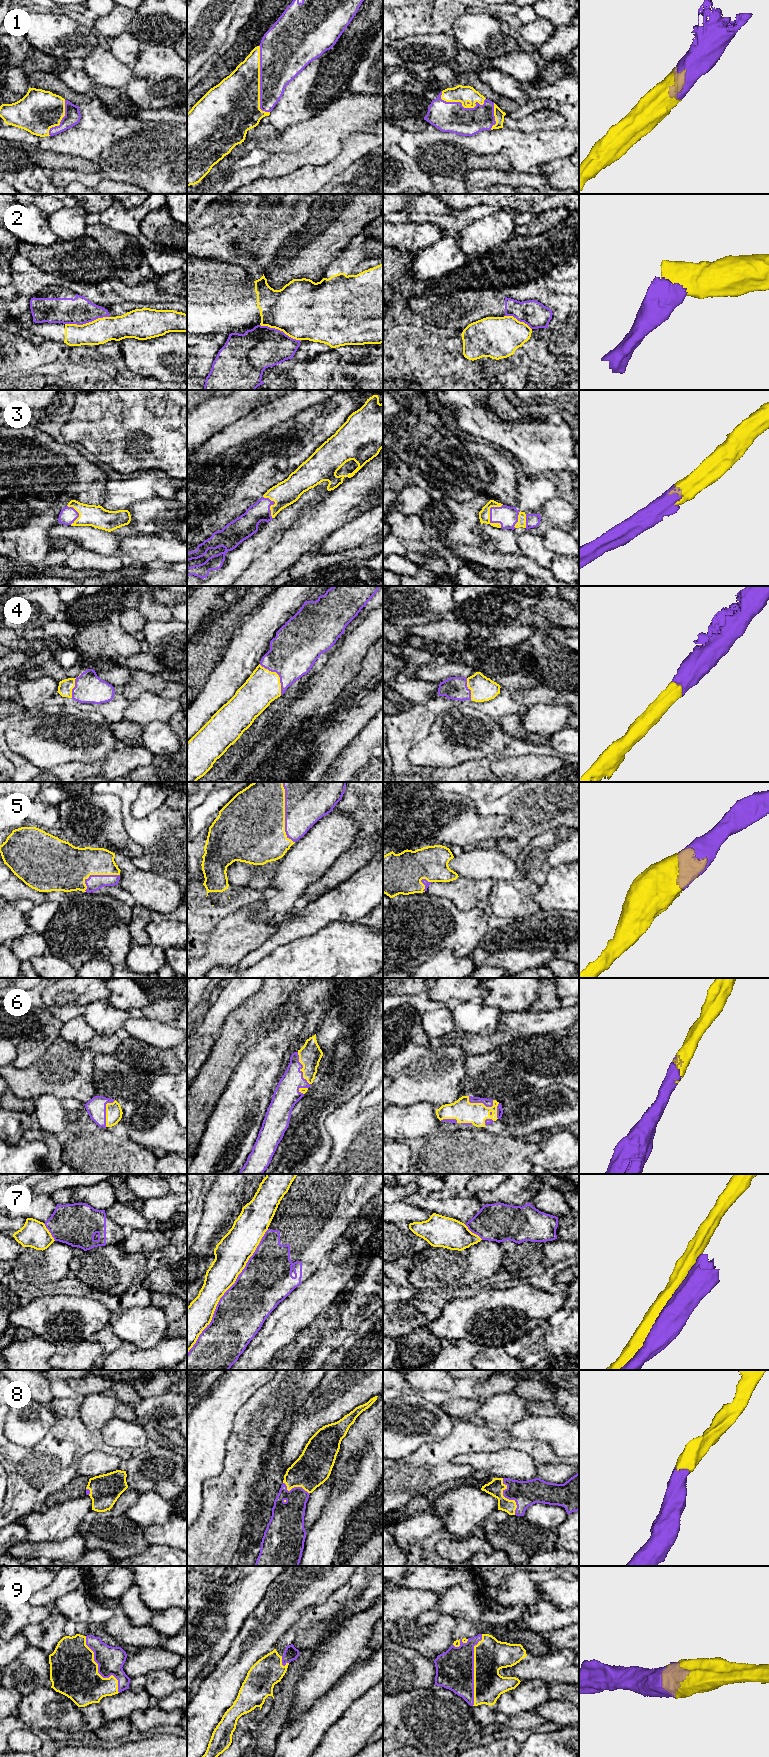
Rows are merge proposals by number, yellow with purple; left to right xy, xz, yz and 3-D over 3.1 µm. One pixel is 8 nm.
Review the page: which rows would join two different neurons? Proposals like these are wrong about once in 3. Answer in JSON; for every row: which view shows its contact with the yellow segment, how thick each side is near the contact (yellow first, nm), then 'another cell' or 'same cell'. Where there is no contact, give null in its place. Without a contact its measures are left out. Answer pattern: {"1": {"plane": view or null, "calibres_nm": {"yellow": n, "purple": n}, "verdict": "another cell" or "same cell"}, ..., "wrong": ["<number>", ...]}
{"1": {"plane": "xz", "calibres_nm": {"yellow": 400, "purple": 360}, "verdict": "same cell"}, "2": {"plane": "xy", "calibres_nm": {"yellow": 200, "purple": 220}, "verdict": "another cell"}, "3": {"plane": "yz", "calibres_nm": {"yellow": 100, "purple": 170}, "verdict": "same cell"}, "4": {"plane": "xz", "calibres_nm": {"yellow": 280, "purple": 380}, "verdict": "same cell"}, "5": {"plane": "xz", "calibres_nm": {"yellow": 500, "purple": 400}, "verdict": "same cell"}, "6": {"plane": "xz", "calibres_nm": {"yellow": 180, "purple": 200}, "verdict": "same cell"}, "7": {"plane": "xz", "calibres_nm": {"yellow": 240, "purple": 400}, "verdict": "another cell"}, "8": {"plane": "yz", "calibres_nm": {"yellow": 130, "purple": 200}, "verdict": "same cell"}, "9": {"plane": "yz", "calibres_nm": {"yellow": 280, "purple": 300}, "verdict": "same cell"}, "wrong": ["2", "7"]}

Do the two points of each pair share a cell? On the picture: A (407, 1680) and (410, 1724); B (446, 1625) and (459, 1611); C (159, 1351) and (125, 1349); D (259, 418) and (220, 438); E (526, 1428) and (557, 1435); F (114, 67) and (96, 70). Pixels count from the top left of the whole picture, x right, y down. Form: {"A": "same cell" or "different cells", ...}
{"A": "different cells", "B": "different cells", "C": "same cell", "D": "same cell", "E": "same cell", "F": "same cell"}

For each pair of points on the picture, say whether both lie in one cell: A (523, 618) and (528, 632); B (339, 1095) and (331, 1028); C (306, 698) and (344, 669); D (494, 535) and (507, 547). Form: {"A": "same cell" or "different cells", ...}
{"A": "different cells", "B": "same cell", "C": "same cell", "D": "same cell"}

